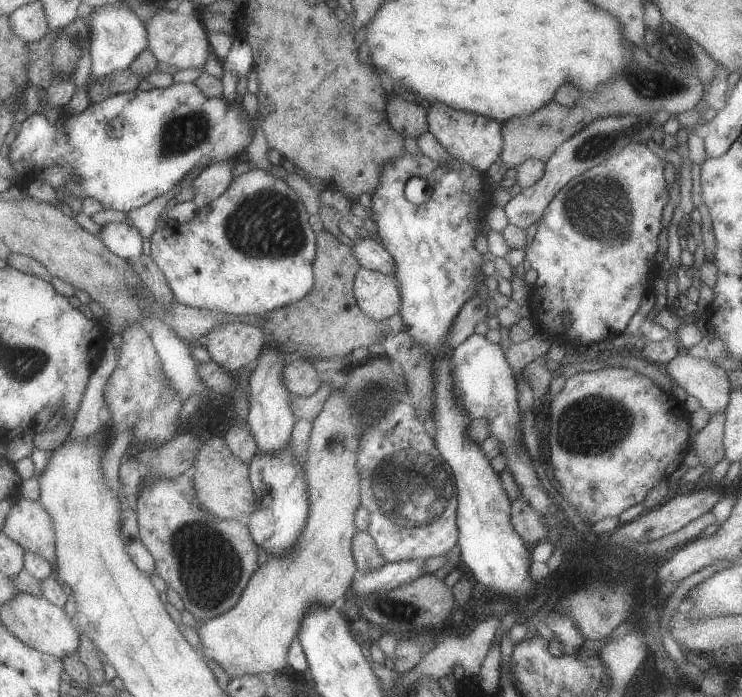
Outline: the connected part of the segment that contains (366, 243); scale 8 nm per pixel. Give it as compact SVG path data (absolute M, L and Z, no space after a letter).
M375 235L358 238L352 243L352 251L358 258L361 267L381 271L388 275L396 274L396 260Z

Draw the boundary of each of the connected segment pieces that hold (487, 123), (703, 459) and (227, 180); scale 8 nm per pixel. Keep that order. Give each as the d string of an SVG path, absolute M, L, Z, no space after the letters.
M437 101L428 108L429 130L439 139L449 154L466 163L472 164L483 174L489 173L489 168L500 159L504 151L504 131L501 121L462 111L448 104Z
M724 411L710 413L705 426L693 437L691 449L698 456L698 462L705 464L708 470L724 458L723 437Z
M235 161L211 164L191 181L191 186L196 190L195 201L199 209L207 207L228 190L235 179L233 177L234 164Z

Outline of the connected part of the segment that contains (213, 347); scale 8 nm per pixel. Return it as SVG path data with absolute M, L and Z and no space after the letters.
M248 320L241 323L218 324L207 336L205 349L215 362L232 374L258 360L266 348L267 336L259 326Z

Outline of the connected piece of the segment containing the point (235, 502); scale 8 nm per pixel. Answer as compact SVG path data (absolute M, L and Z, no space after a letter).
M212 437L200 448L195 468L195 482L202 507L215 516L237 519L248 524L249 517L259 506L250 477L250 464L242 461L229 446L226 437Z

